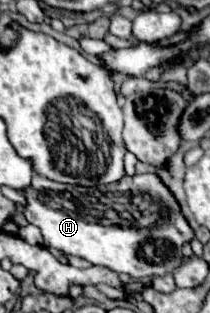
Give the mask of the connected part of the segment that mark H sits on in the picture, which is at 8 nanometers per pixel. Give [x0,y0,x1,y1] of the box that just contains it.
[23,174,193,280]

